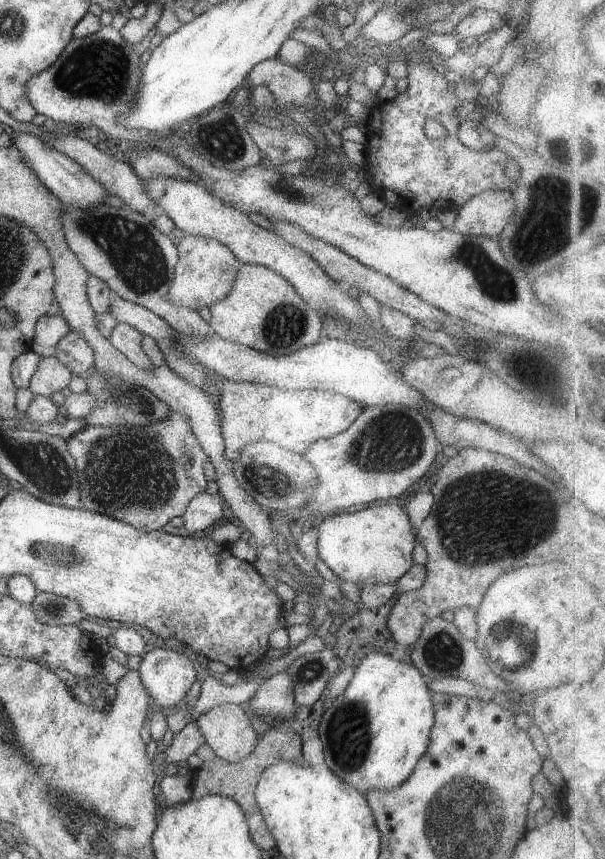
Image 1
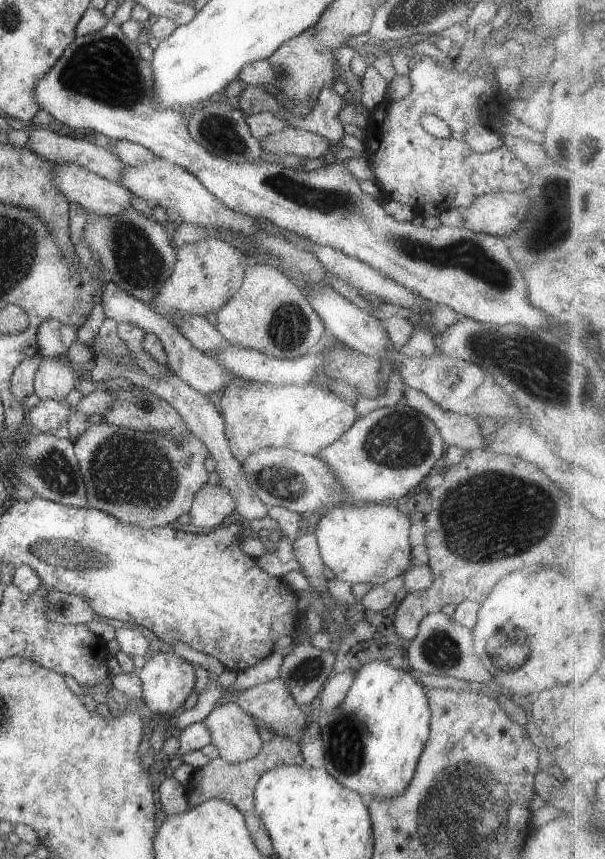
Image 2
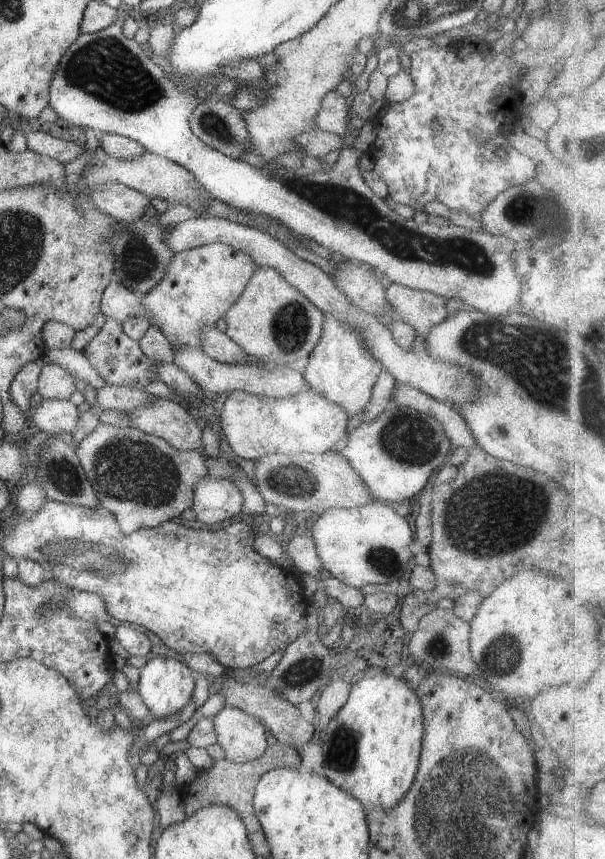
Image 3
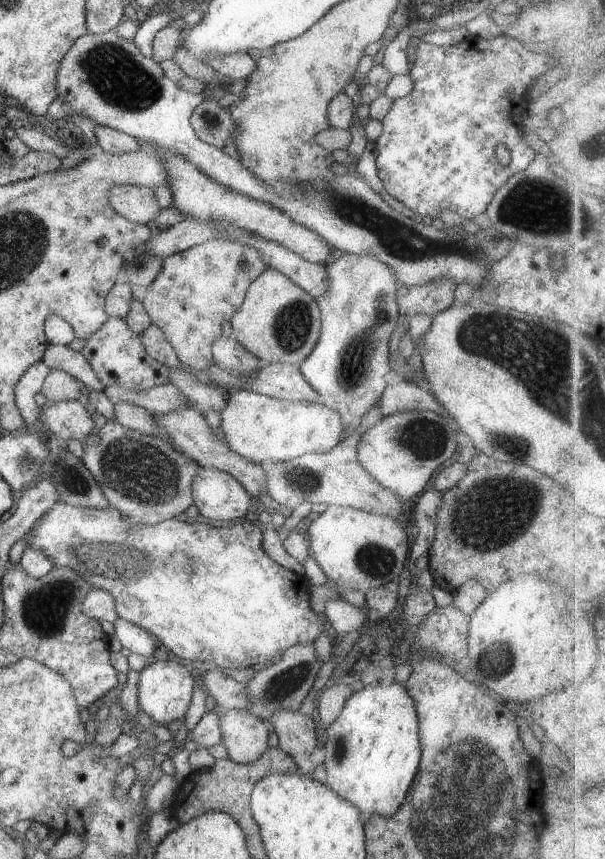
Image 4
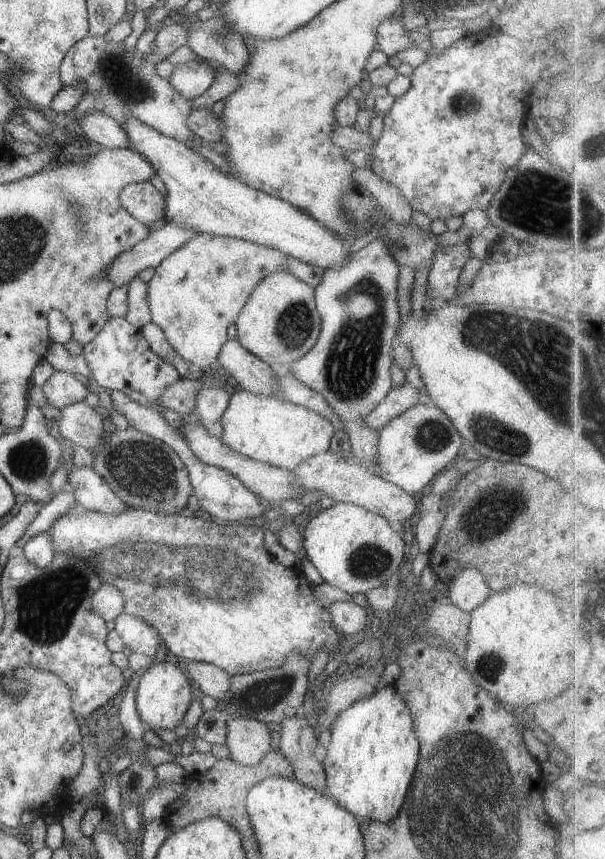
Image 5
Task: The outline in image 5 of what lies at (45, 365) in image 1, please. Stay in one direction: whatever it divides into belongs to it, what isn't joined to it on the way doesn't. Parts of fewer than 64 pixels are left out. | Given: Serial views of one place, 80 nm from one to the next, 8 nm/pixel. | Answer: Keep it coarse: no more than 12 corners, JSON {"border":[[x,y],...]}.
{"border":[[54,371],[40,388],[57,409],[82,402],[86,381]]}

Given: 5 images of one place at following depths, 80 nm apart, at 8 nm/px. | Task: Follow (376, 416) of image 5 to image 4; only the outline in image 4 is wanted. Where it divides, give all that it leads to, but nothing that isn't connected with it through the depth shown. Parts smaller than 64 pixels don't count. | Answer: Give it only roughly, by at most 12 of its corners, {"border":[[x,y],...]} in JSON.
{"border":[[401,380],[386,386],[382,417],[427,411],[449,418],[427,388]]}

